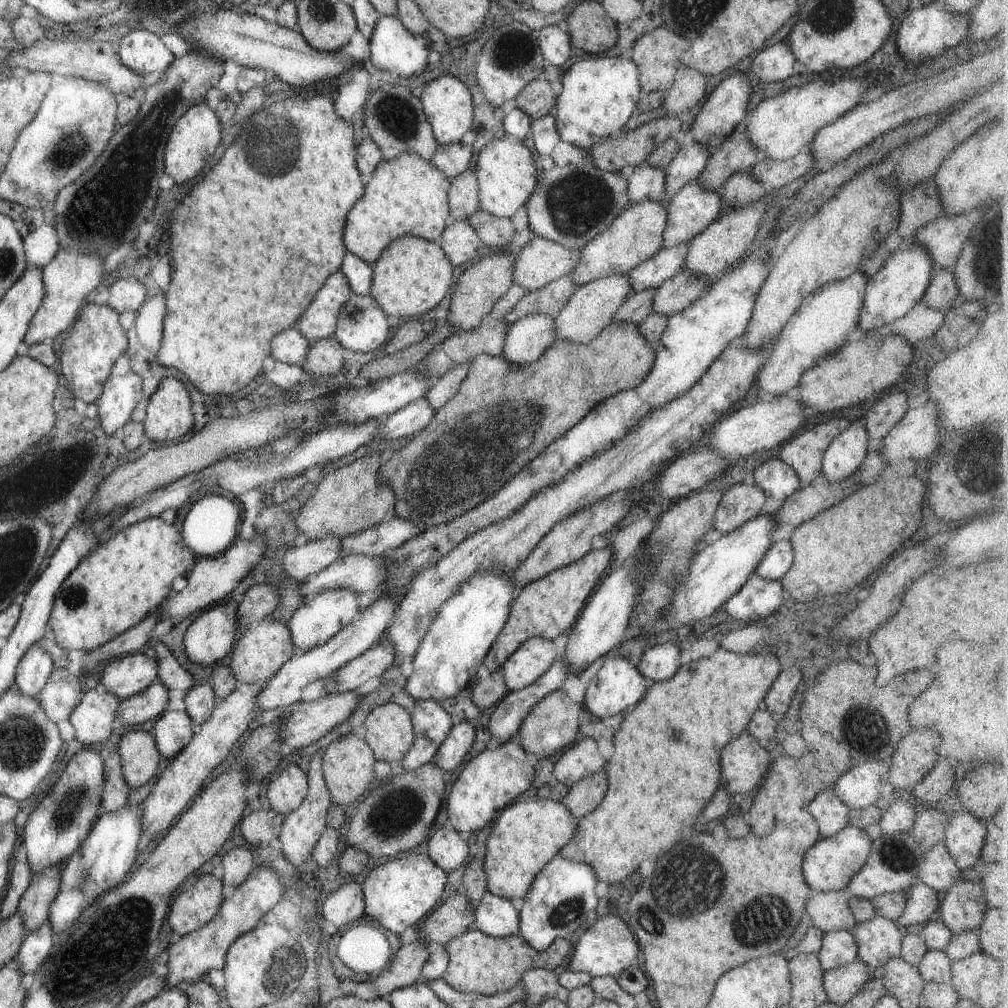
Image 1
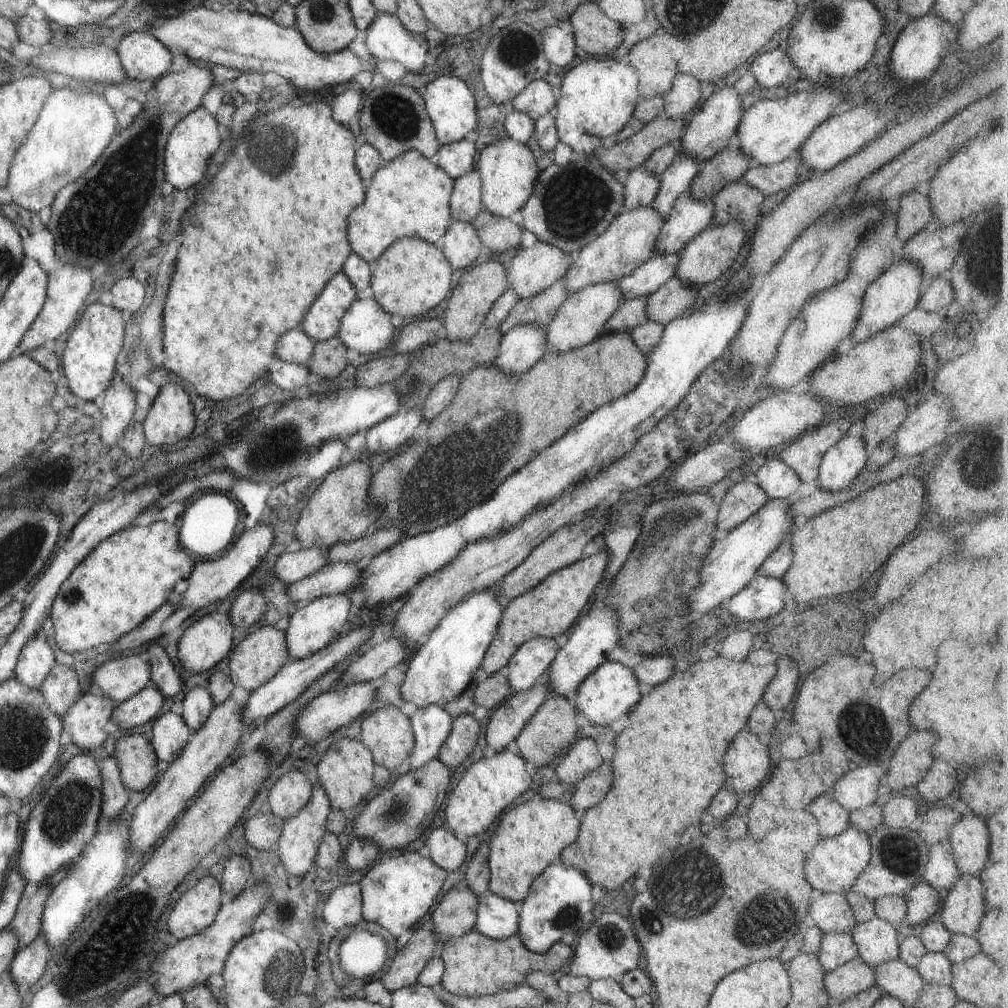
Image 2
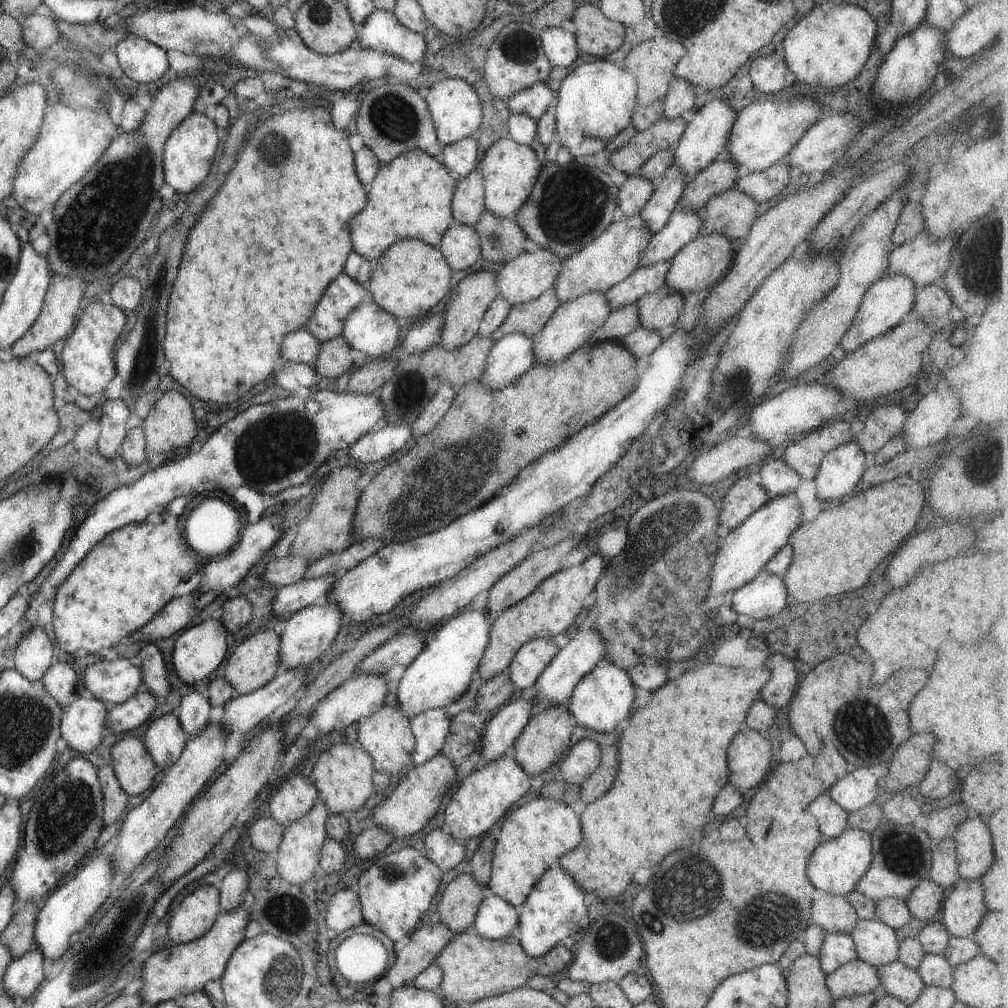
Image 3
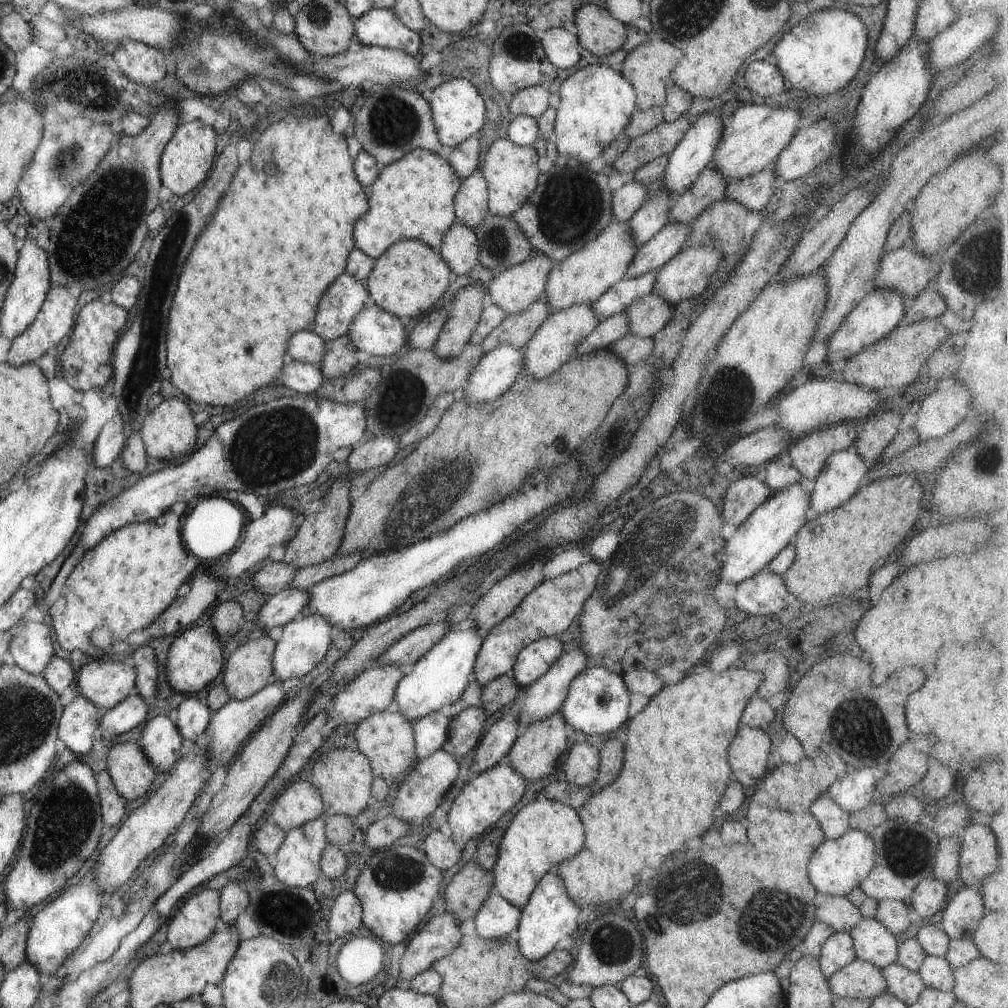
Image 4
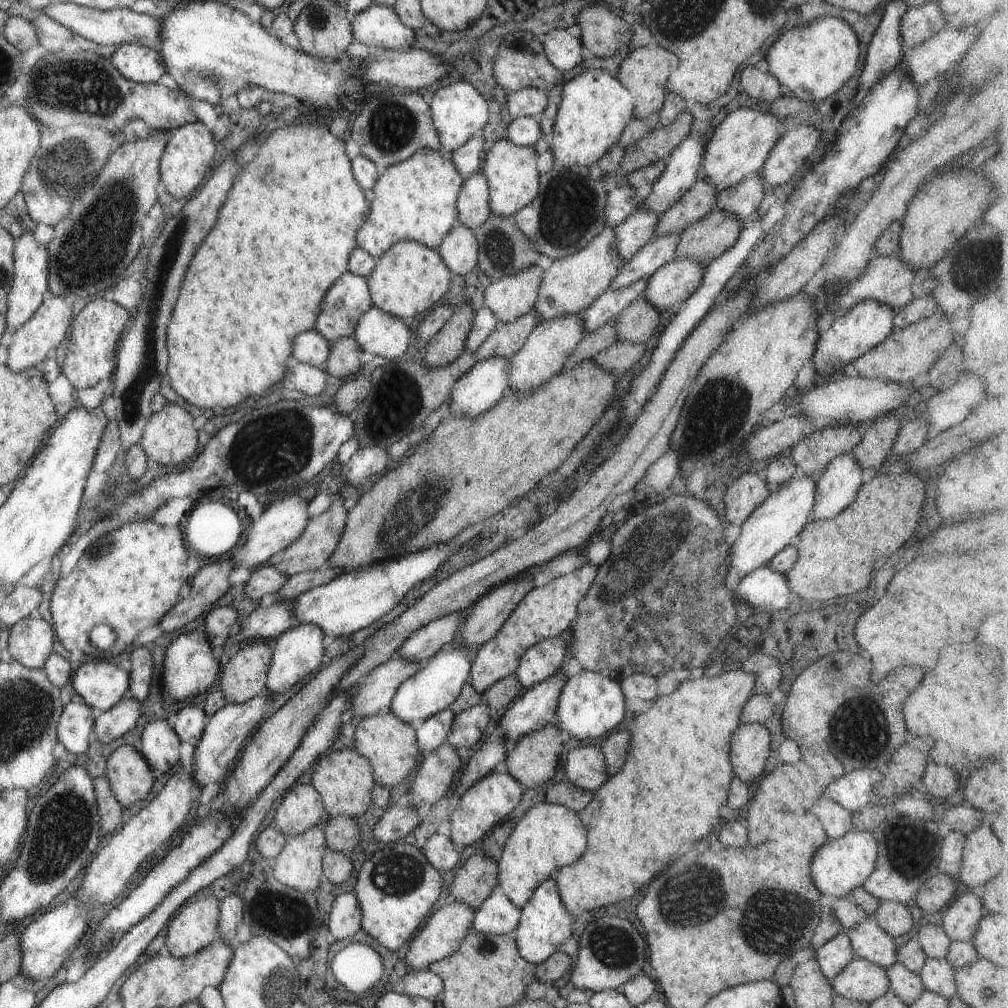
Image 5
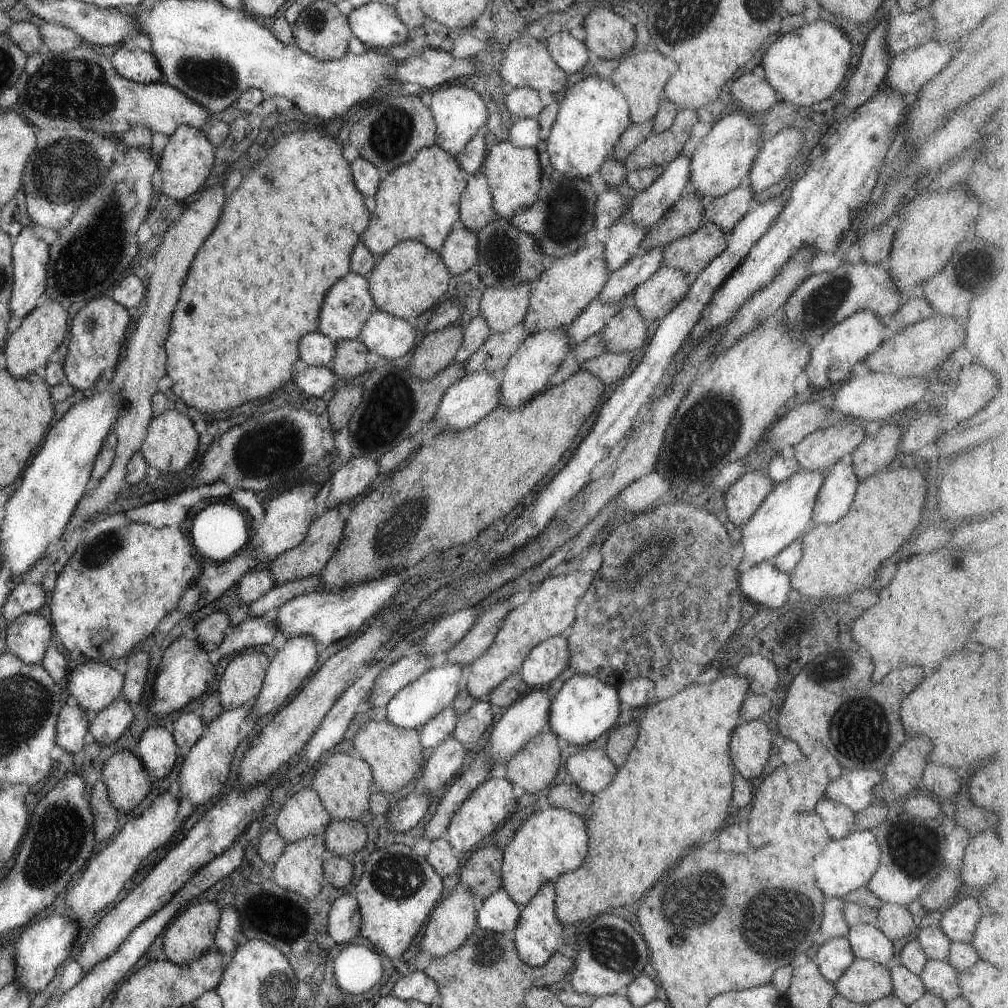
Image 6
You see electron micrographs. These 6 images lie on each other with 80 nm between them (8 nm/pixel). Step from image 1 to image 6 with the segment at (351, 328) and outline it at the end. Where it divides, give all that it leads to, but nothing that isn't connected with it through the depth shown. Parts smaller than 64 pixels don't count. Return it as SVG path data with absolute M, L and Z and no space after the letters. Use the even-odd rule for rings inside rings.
M373 310L356 339L368 350L388 362L407 354L415 344L415 329L405 319L381 310Z

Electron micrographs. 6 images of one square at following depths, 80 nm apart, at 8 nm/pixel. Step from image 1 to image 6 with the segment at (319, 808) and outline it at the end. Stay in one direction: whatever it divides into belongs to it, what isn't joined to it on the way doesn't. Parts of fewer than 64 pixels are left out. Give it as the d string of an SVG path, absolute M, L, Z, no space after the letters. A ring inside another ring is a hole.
M311 834L295 843L286 844L283 853L273 864L273 882L284 890L289 890L312 900L319 894L319 890L326 884L324 882L322 865L327 855L324 848L322 834Z

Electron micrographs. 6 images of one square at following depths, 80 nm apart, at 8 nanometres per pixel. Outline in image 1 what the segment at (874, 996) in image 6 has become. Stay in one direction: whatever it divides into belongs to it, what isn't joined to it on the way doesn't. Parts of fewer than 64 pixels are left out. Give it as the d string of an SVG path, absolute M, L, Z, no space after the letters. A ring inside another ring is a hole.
M858 959L849 964L823 972L822 988L827 1001L843 1006L855 995L855 992L869 980L871 973Z

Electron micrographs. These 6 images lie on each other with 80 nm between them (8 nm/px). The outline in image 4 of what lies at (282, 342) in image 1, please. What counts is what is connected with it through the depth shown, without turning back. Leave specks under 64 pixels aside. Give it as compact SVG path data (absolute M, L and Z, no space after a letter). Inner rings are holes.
M308 329L295 332L291 338L287 338L285 344L285 353L299 363L317 365L323 358L323 352L325 352L325 341Z

